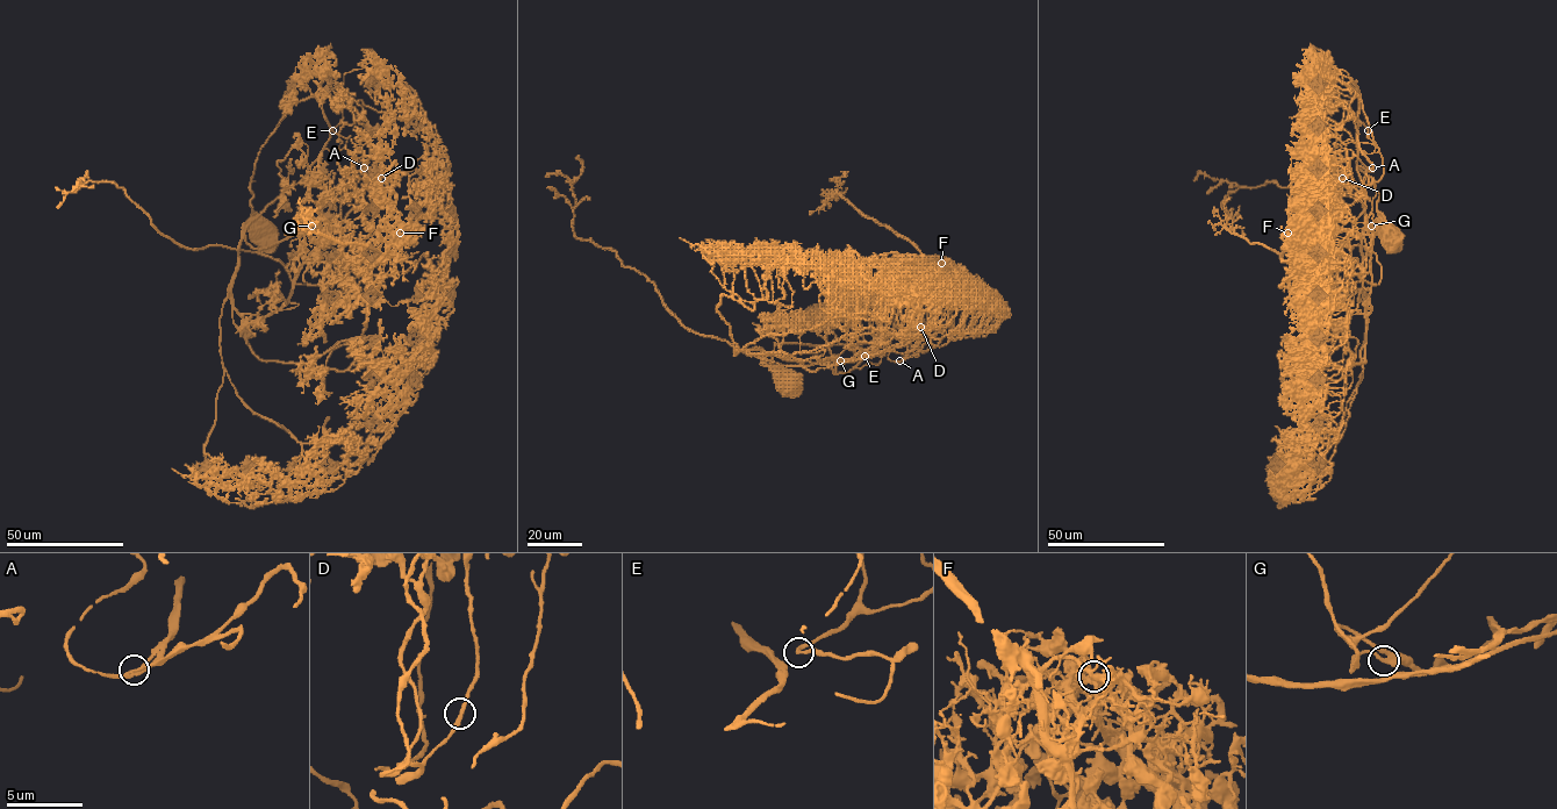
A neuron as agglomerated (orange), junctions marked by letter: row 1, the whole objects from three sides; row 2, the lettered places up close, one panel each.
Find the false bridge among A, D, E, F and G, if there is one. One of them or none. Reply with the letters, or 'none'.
F

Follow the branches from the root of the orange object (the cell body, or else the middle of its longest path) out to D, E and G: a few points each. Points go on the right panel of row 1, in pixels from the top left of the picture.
D: (1386, 231), (1369, 227), (1367, 249), (1375, 233), (1365, 227), (1365, 207), (1314, 194), (1314, 173), (1342, 177)
E: (1386, 231), (1368, 226), (1376, 195), (1373, 183), (1383, 173), (1383, 158), (1369, 127), (1368, 130)
G: (1386, 231), (1369, 227), (1364, 231), (1367, 249), (1375, 236), (1365, 221), (1371, 214), (1371, 226)

